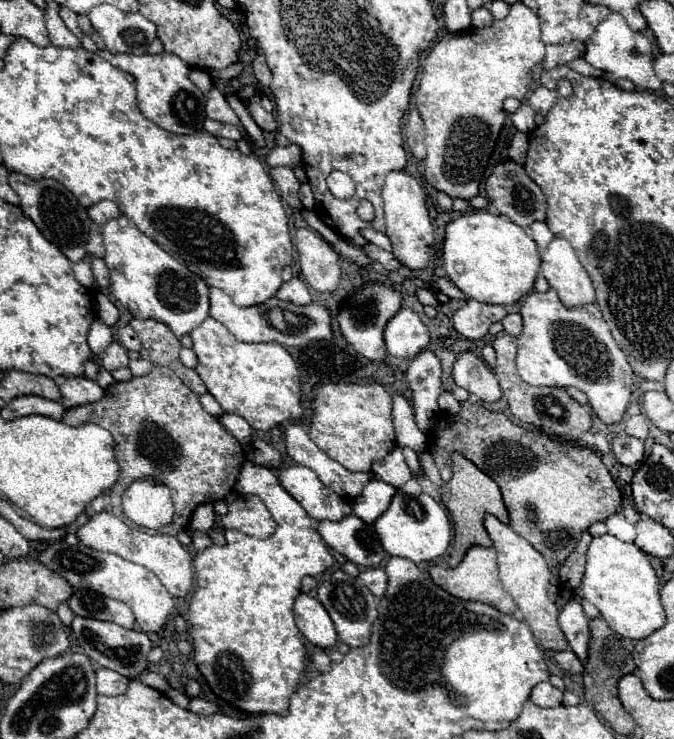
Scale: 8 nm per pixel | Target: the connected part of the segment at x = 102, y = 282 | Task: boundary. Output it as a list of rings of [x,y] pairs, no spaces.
[[[94,258],[94,260],[90,260],[90,264],[92,264],[92,272],[94,272],[94,278],[96,278],[98,286],[102,290],[108,290],[108,286],[110,286],[110,272],[108,272],[108,266],[104,264],[104,260]]]

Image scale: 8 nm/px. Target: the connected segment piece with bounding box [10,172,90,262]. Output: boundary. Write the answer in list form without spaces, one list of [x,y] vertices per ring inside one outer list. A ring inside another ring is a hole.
[[[10,172],[10,186],[20,196],[22,212],[38,226],[46,240],[58,246],[72,262],[80,262],[86,258],[86,240],[90,230],[90,216],[84,208],[80,208],[78,200],[72,192],[68,192],[56,180],[30,180],[18,172]]]

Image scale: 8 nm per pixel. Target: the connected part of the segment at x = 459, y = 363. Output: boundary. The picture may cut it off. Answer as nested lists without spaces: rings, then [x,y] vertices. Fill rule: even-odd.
[[[464,352],[456,358],[452,376],[458,386],[478,396],[482,402],[496,402],[502,398],[502,388],[492,368],[472,352]],[[498,390],[500,390],[500,396],[498,396]]]

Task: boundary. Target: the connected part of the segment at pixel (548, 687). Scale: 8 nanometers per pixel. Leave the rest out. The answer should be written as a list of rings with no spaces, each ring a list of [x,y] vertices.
[[[540,682],[532,688],[530,700],[542,708],[552,708],[552,706],[562,704],[562,692],[558,688],[554,688],[550,682]]]

